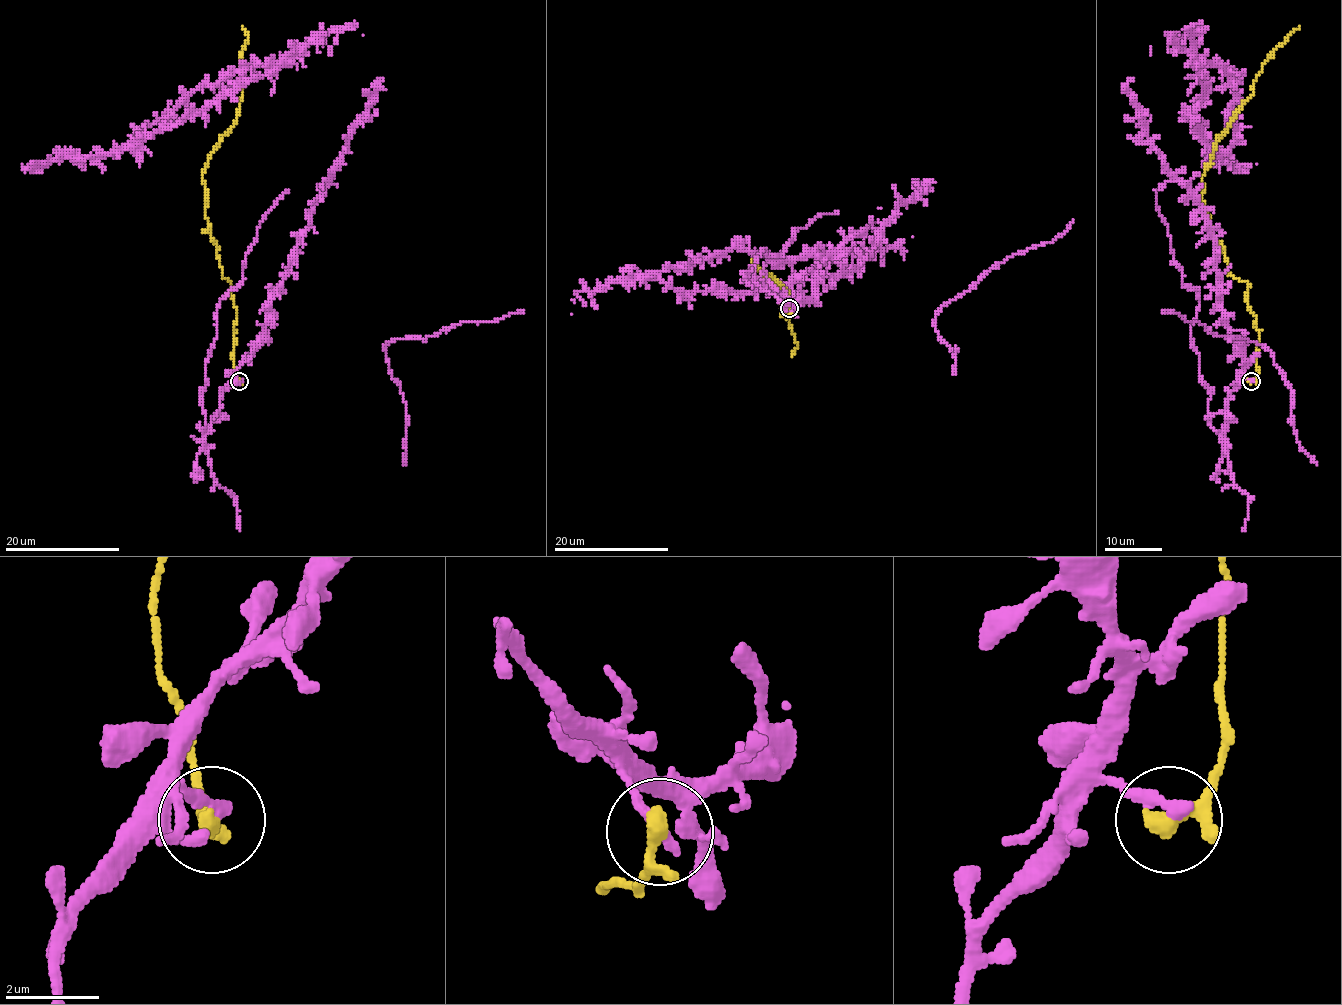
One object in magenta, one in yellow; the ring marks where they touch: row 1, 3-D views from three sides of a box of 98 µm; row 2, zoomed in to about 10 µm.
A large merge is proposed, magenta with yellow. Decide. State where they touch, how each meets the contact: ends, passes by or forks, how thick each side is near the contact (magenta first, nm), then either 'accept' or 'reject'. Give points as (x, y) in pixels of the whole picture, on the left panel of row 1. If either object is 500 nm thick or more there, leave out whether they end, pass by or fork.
(239, 381) | magenta ends | yellow passes by | 280/280 nm | reject

